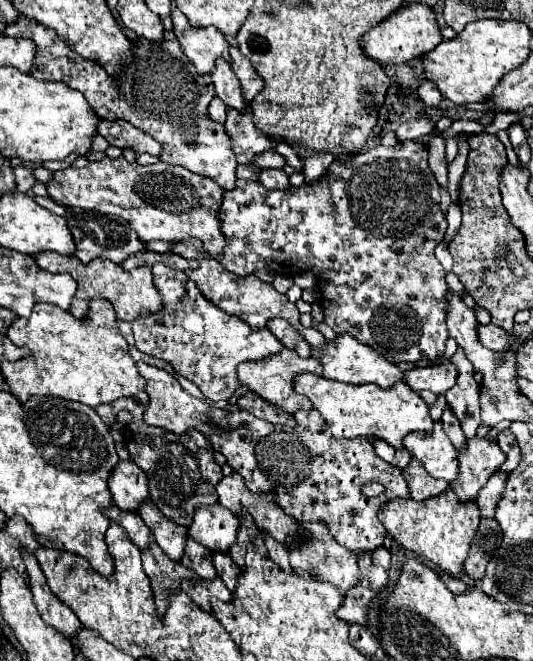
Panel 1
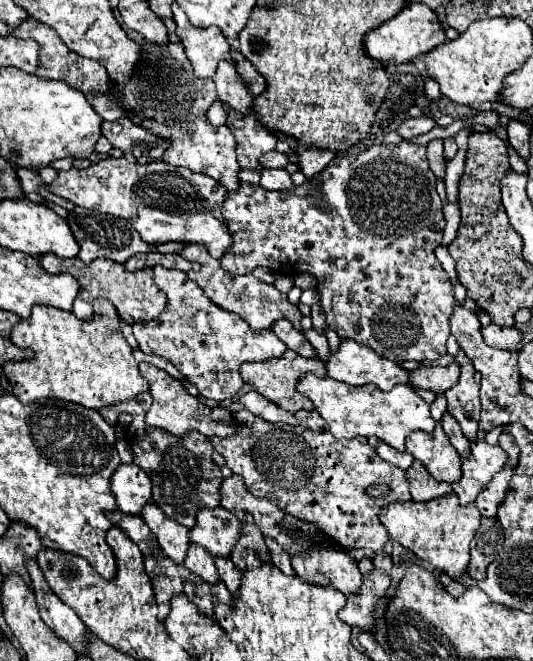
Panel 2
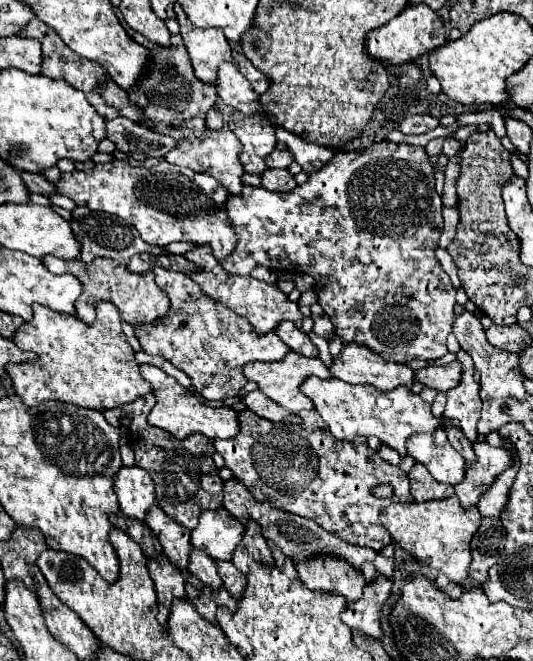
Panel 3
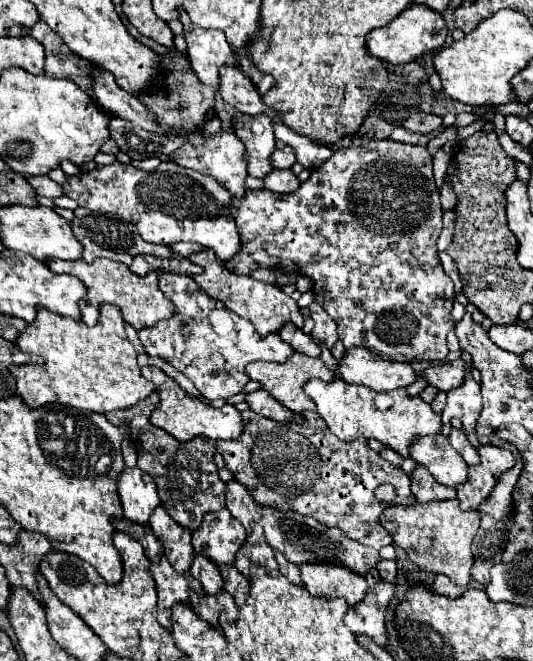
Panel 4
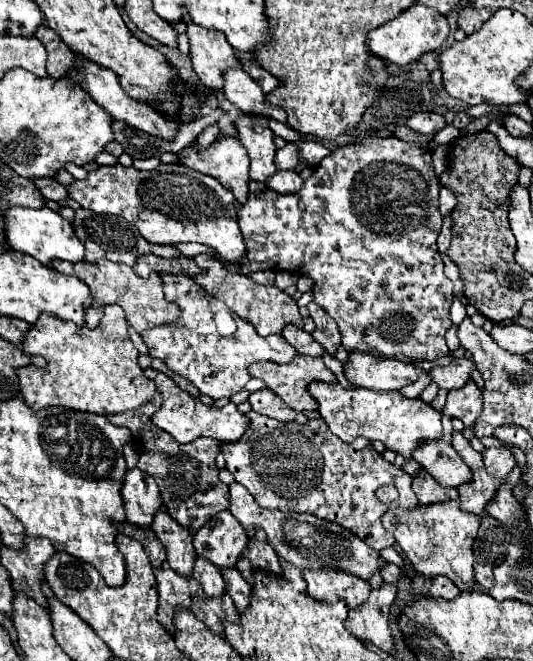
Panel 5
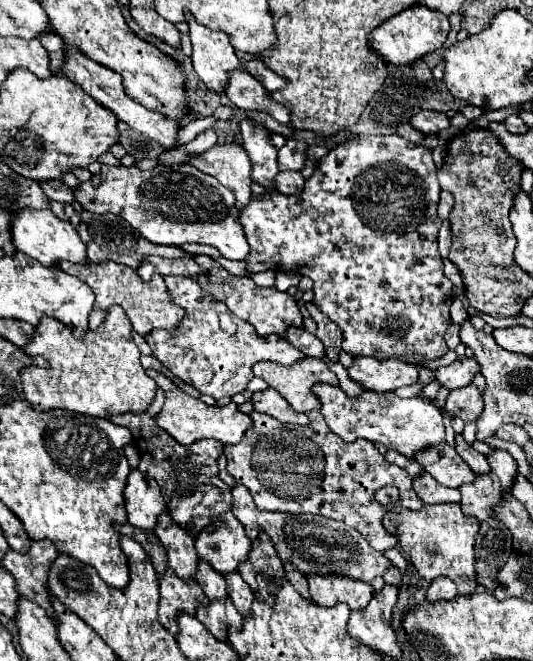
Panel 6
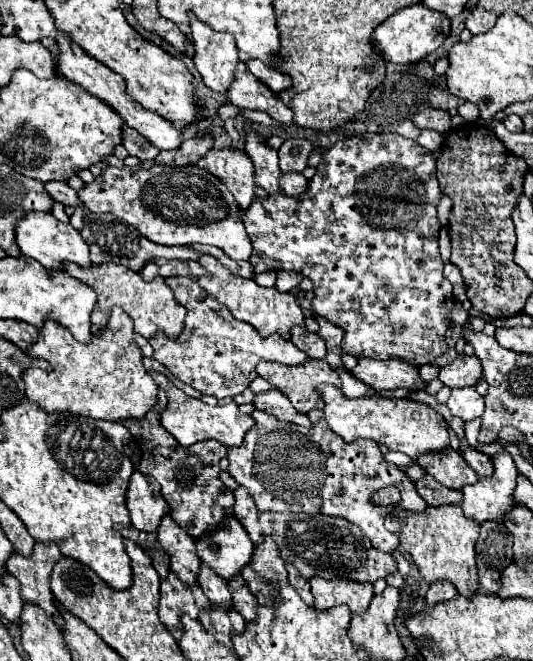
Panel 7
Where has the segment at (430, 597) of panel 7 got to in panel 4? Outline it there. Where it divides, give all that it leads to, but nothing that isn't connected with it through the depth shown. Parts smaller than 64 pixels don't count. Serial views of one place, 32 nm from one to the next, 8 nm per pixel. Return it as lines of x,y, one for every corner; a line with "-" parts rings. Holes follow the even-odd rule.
442,574
436,576
436,580
432,584
432,592
442,594
442,596
448,596
448,598
458,598
462,594
462,590
448,576
442,576

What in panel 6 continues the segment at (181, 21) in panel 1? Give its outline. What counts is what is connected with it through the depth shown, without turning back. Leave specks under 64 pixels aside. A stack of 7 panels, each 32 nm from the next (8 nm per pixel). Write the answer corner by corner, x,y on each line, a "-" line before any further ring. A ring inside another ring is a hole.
188,16
190,40
192,40
192,62
194,70
214,92
224,92
230,72
242,68
242,62
236,56
236,50
228,34
214,32
208,26
200,26
194,16

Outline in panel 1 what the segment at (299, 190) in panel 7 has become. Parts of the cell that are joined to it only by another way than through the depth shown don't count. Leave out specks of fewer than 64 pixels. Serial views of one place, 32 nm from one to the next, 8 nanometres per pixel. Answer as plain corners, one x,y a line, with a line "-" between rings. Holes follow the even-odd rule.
262,170
258,182
268,190
288,190
290,188
290,178
284,170

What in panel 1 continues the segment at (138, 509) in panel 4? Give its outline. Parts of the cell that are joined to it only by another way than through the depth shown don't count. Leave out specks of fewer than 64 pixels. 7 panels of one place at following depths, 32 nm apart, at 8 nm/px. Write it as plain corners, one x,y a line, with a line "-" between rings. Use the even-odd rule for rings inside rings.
118,462
108,478
114,504
126,512
138,512
138,506
150,498
146,472
134,462

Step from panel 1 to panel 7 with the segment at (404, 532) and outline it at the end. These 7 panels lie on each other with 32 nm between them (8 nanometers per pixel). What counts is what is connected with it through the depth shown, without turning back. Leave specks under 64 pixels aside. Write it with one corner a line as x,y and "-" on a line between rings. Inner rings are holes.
428,506
424,512
404,512
400,510
402,526
386,526
400,538
404,552
412,554
422,578
426,582
448,580
456,586
458,594
470,598
478,592
478,572
476,572
476,540
480,524
466,518
460,506

